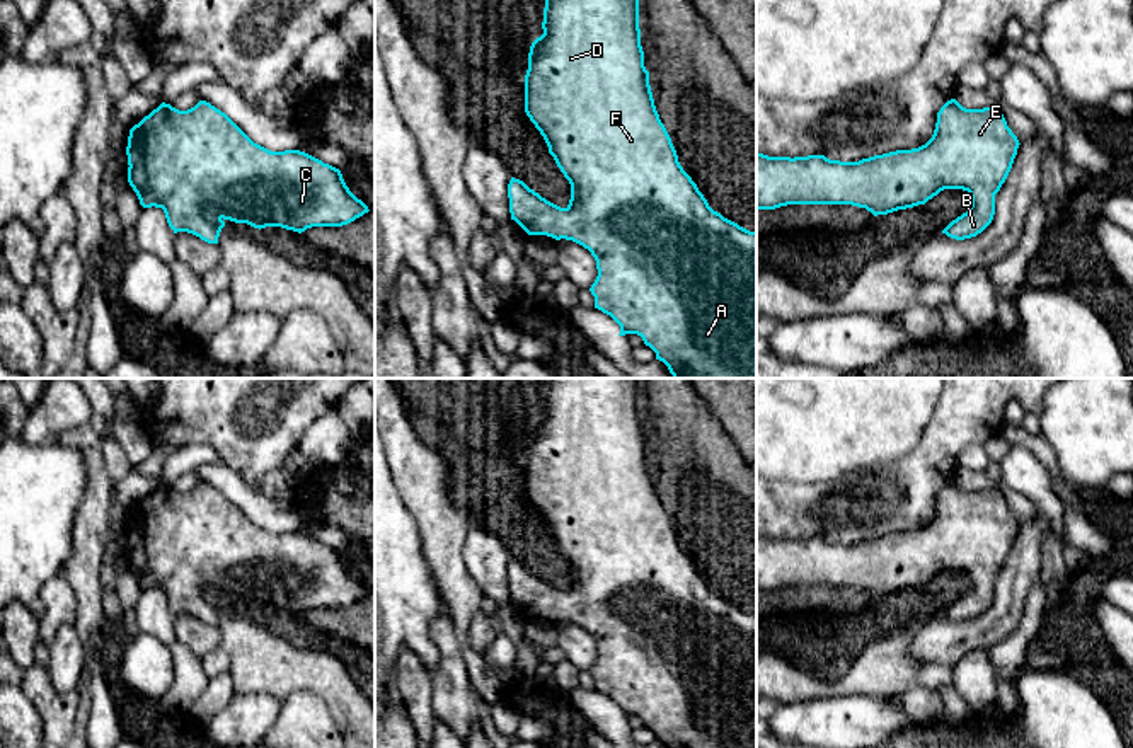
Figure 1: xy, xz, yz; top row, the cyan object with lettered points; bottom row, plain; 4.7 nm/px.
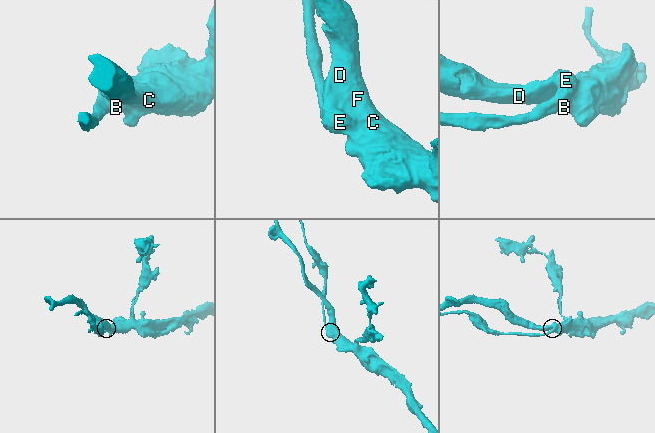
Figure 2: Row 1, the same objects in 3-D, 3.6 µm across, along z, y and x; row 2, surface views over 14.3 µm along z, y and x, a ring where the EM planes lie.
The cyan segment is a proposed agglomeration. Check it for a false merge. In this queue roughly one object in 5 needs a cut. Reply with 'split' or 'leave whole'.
leave whole

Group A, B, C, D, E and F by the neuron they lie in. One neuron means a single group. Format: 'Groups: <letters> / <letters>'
Groups: A B C D E F

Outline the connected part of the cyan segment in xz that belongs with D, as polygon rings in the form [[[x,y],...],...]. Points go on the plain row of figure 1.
[[[545,378],[542,411],[543,416],[532,424],[528,434],[525,494],[543,518],[549,535],[569,562],[571,581],[566,590],[561,590],[530,571],[523,562],[511,559],[508,566],[511,601],[528,617],[547,617],[555,622],[566,620],[588,630],[598,651],[598,658],[590,670],[595,678],[595,690],[610,697],[620,707],[618,717],[641,717],[644,726],[656,734],[656,741],[666,748],[756,748],[756,613],[750,613],[714,593],[680,547],[671,520],[656,492],[649,453],[644,448],[639,378]]]

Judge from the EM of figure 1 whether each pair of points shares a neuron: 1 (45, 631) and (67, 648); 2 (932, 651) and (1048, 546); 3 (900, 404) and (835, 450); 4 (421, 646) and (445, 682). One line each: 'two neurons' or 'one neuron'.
1: two neurons
2: two neurons
3: one neuron
4: two neurons

